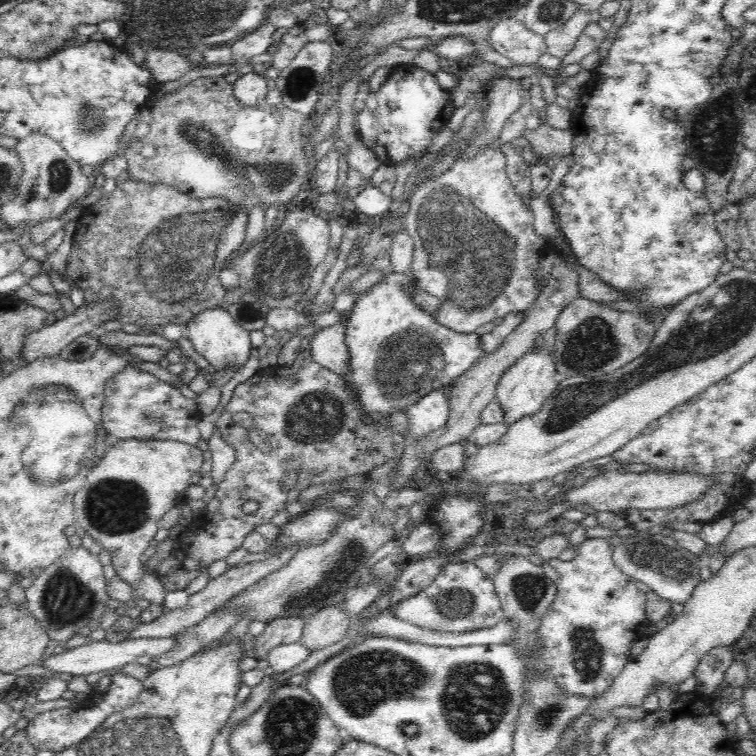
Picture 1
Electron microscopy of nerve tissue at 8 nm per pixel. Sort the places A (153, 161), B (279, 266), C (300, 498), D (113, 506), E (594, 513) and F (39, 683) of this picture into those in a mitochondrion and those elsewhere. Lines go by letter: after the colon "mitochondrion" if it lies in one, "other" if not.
A: other
B: mitochondrion
C: other
D: mitochondrion
E: other
F: other

